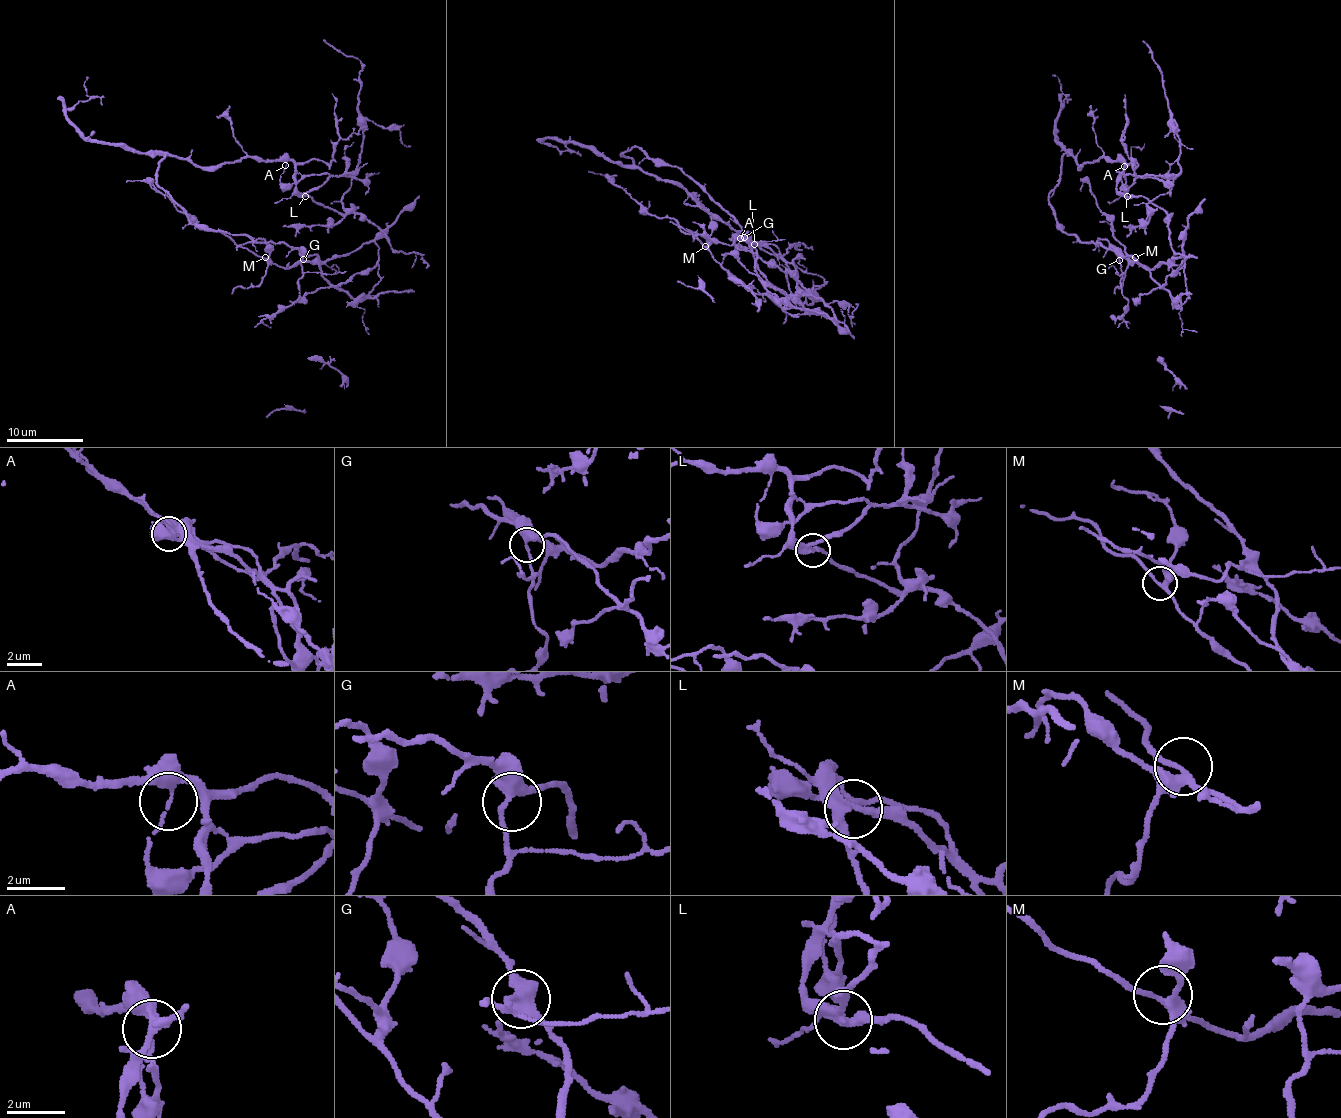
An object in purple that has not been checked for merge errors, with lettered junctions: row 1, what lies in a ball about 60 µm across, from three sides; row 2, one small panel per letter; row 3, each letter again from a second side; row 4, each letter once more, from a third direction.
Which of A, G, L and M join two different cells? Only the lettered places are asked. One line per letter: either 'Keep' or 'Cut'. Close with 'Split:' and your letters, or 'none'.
A: Cut
G: Keep
L: Keep
M: Keep
Split: A

